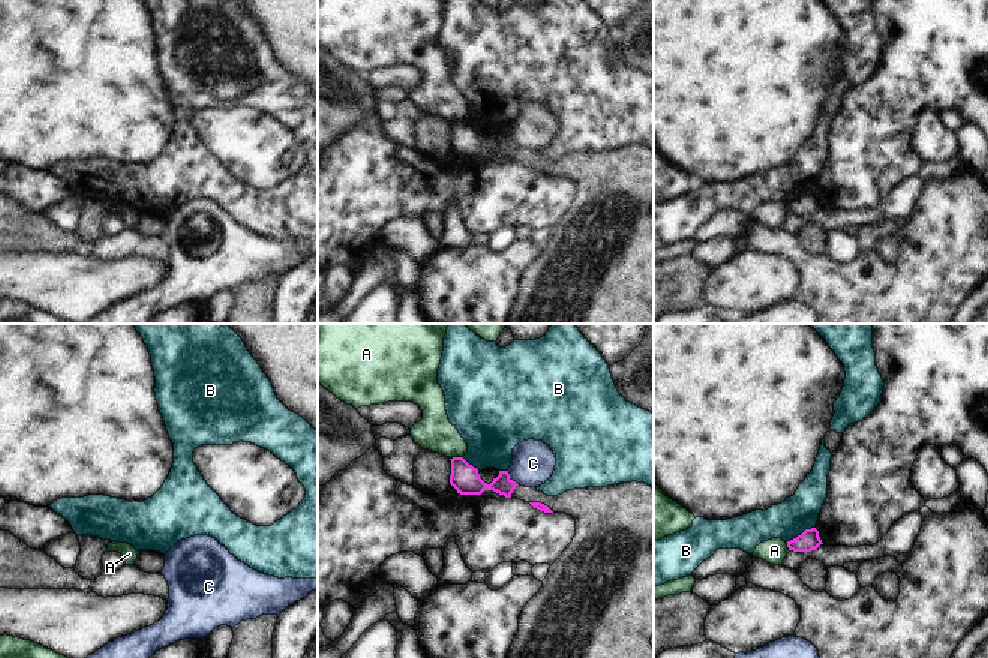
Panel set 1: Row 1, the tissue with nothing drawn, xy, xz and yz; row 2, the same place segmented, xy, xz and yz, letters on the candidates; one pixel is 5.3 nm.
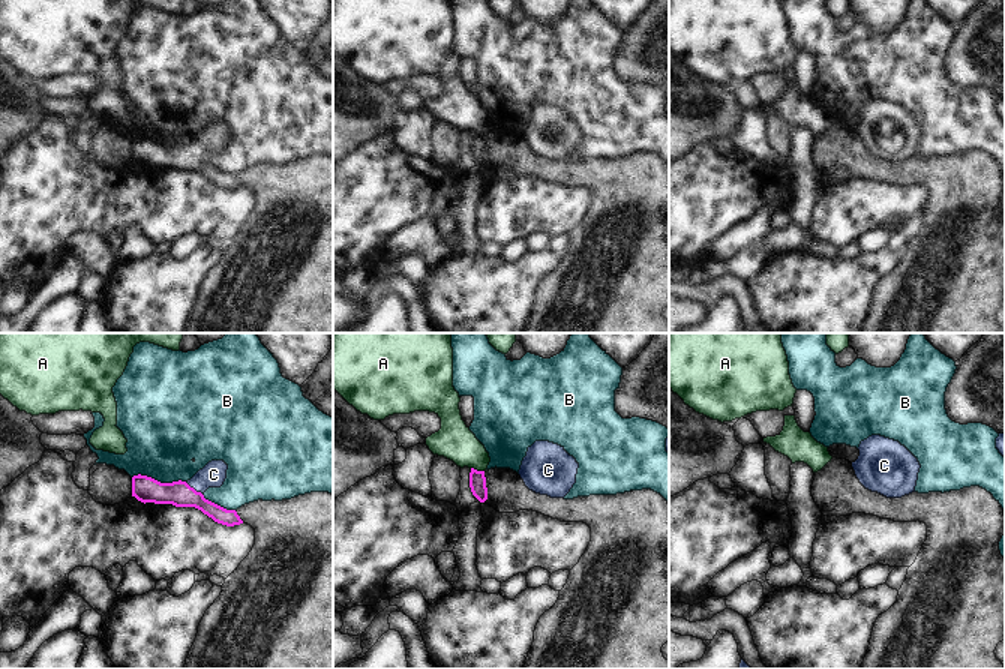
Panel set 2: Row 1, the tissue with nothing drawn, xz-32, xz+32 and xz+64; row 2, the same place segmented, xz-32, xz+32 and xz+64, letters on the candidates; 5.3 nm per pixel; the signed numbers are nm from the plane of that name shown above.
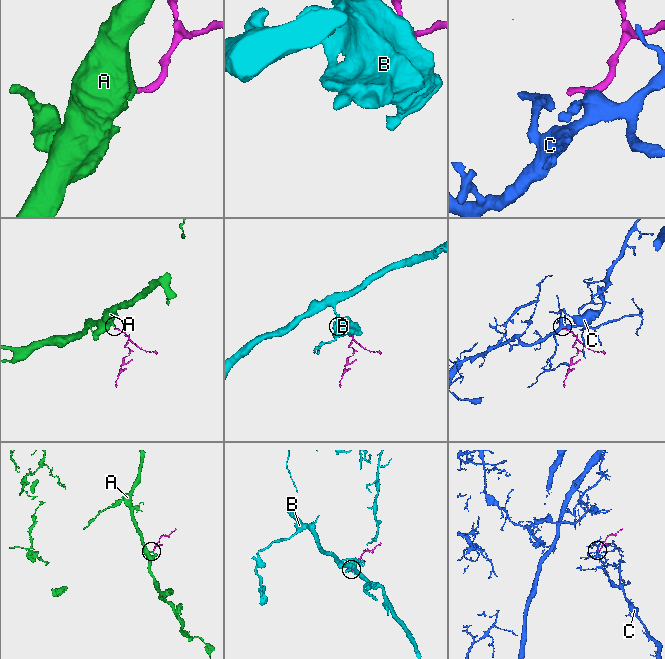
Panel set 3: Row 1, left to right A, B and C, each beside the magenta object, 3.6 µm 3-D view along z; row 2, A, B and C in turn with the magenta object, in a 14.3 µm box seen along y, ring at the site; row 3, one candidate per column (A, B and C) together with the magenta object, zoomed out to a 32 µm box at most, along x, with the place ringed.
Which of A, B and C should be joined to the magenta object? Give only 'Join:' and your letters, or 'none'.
Join: C

